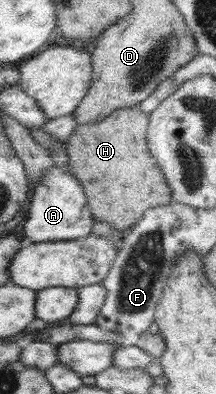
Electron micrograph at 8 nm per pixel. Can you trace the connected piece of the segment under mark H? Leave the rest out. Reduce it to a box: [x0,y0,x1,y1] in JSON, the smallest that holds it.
[65,105,173,234]

